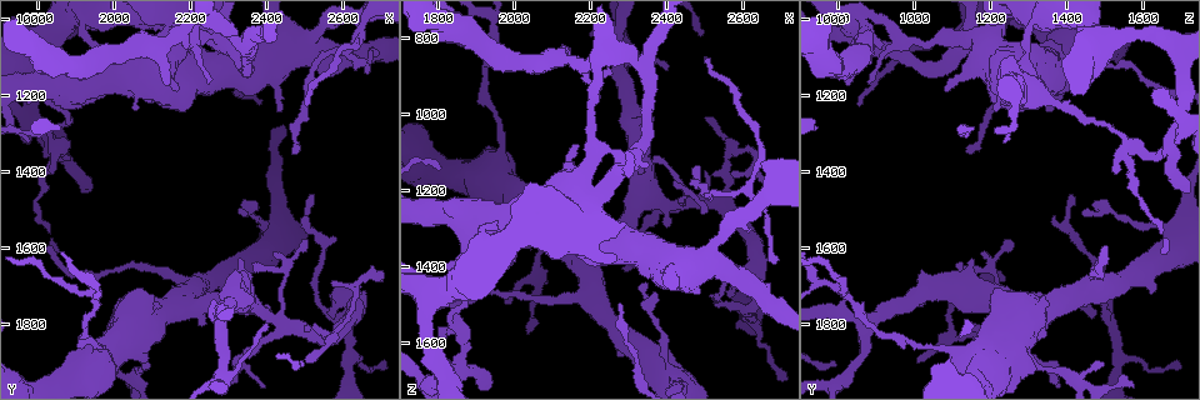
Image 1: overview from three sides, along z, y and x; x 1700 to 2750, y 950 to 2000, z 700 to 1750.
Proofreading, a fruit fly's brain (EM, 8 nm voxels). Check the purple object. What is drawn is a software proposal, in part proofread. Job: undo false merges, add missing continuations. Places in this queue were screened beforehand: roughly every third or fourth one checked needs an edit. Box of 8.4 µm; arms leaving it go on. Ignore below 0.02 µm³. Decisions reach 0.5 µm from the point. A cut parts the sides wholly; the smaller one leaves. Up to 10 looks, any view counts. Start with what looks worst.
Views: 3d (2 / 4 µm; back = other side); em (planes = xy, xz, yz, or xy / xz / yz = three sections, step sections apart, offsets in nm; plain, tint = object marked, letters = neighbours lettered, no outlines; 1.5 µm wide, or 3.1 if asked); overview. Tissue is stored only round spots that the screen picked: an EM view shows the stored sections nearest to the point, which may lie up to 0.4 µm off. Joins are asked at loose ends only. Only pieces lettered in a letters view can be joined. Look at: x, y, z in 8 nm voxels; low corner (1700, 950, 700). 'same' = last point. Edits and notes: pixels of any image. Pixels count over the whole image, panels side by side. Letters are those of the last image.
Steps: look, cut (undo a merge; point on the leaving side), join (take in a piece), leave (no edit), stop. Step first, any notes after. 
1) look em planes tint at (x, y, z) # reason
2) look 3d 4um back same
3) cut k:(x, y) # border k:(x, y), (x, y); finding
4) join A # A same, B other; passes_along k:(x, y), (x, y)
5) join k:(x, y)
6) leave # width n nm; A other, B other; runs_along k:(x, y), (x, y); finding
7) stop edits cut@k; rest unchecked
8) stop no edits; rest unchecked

look 3d 4um at (2430, 1245, 1340) # free end

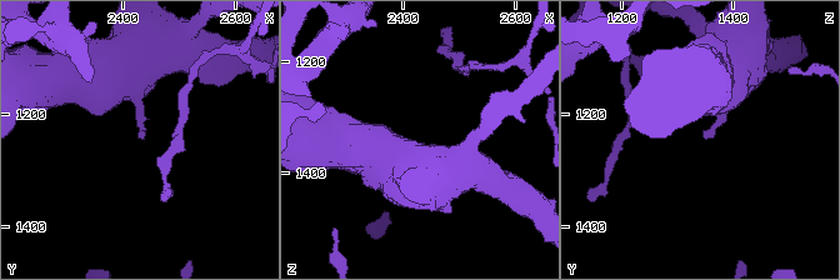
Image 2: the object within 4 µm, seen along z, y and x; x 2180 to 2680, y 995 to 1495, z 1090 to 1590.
look em xy step 4 tint at (2430, 1240, 1345) # now the EM

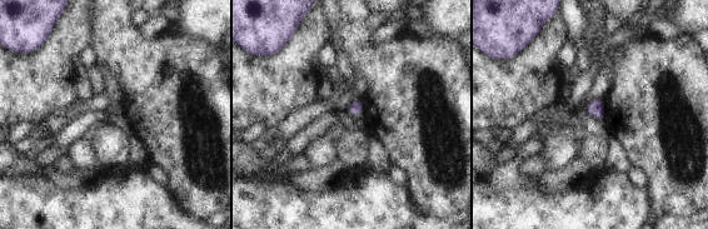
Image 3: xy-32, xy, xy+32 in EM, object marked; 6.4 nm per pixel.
look em xy step 4 letters same # see the neighbours

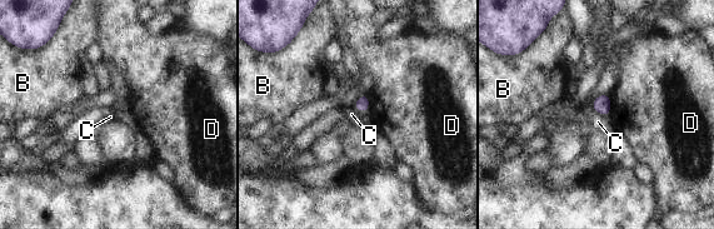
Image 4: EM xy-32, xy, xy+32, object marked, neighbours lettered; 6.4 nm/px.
leave # longest_contact D 130 nm; B other, C other, D other; none of them fits

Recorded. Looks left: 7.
look 3d 4um at (2500, 1225, 855) # end of a long branch

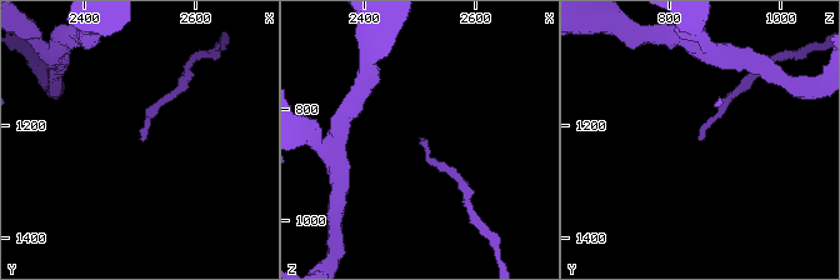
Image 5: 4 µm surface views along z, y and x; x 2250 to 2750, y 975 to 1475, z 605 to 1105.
look em planes letters at (2510, 1230, 850) # now the EM

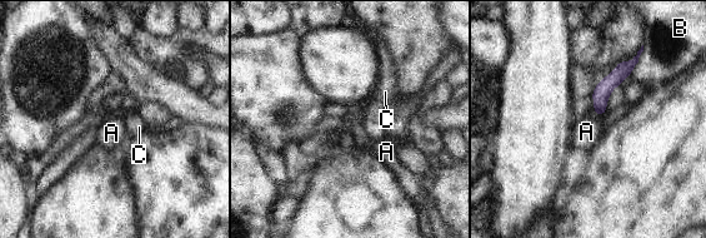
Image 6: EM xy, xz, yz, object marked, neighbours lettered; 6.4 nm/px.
leave # A other, B other, C other; border 6:(594, 112), (602, 115); none of them fits

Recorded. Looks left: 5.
look em planes plain at (1860, 1345, 1655) # arms part here

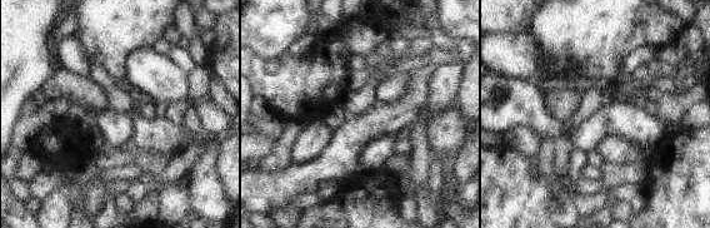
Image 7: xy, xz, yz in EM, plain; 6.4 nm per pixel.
look em planes letters same

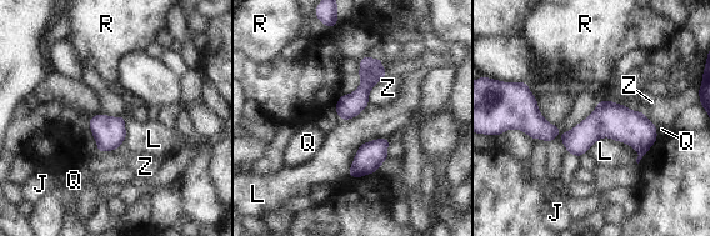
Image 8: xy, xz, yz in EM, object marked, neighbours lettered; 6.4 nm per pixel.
leave # J other, L other, Q other, R other, Z other; runs_along 8:(525, 113), (561, 136), (653, 137); one neuron here

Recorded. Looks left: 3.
look 3d 4um at (2405, 1540, 1635) # narrows sharply

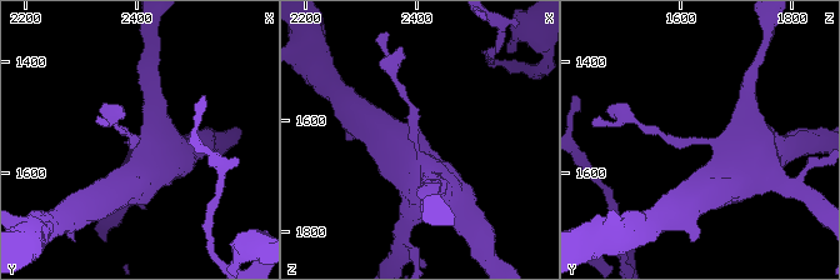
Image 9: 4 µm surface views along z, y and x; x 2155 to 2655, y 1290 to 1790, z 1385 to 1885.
look em planes letters at (2400, 1545, 1640)

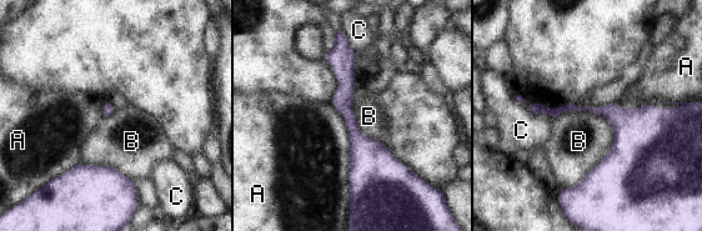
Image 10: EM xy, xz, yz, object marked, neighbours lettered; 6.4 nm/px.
leave # A other, B other, C other; runs_along 10:(339, 40), (359, 189); one neuron here

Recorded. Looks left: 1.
stop no edits; rest unchecked

